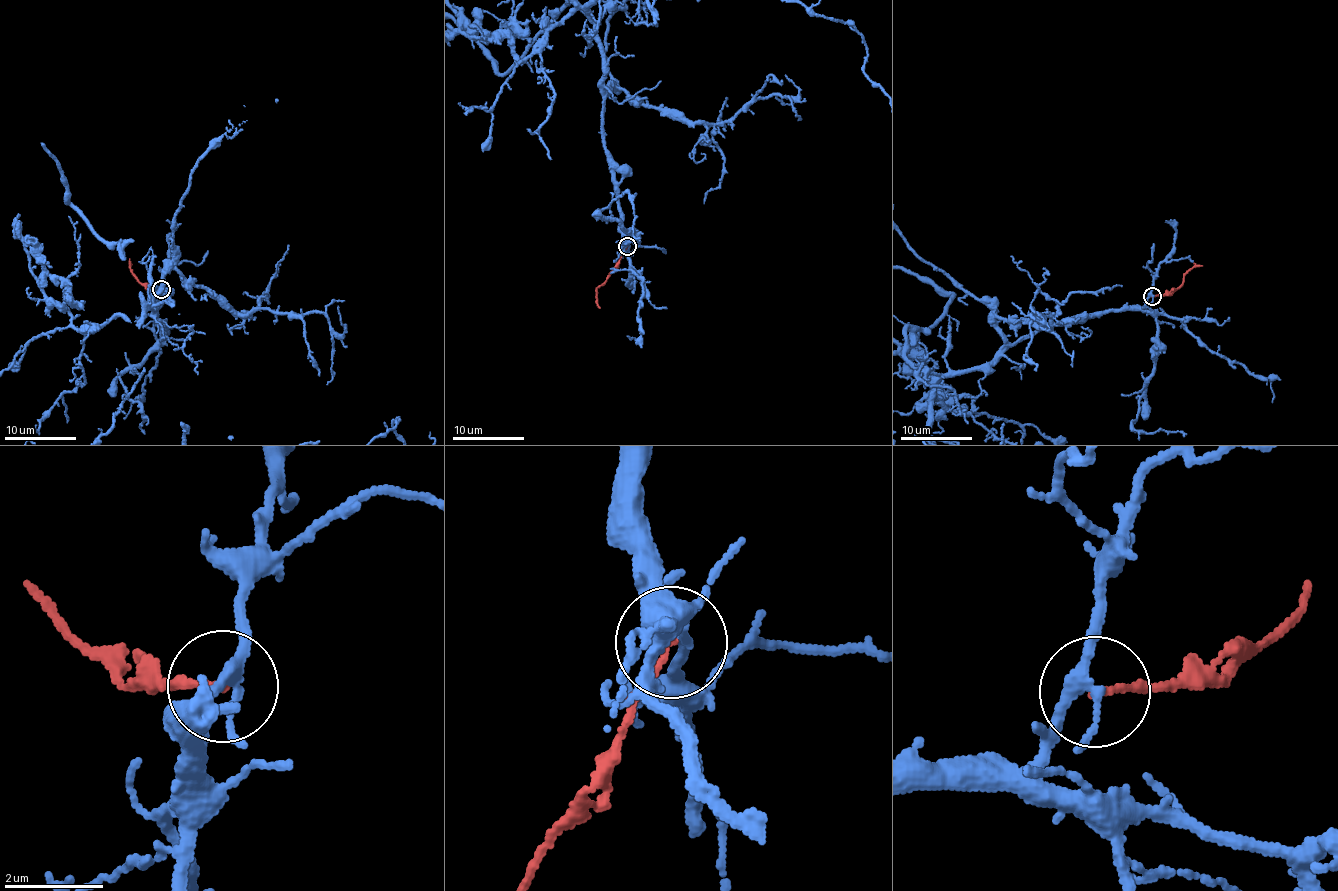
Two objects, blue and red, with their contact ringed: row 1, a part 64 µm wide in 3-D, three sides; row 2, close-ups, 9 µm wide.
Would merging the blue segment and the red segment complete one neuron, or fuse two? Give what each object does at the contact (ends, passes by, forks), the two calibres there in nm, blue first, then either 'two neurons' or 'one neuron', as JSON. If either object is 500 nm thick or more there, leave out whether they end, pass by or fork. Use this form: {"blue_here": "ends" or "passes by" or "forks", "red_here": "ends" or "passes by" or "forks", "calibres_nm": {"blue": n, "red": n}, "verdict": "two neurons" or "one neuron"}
{"blue_here": "forks", "red_here": "ends", "calibres_nm": {"blue": 200, "red": 110}, "verdict": "two neurons"}

